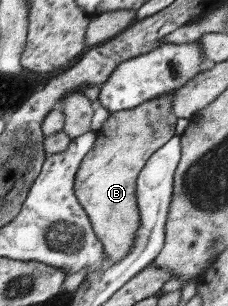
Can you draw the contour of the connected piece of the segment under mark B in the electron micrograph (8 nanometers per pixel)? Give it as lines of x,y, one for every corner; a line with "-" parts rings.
166,93
138,107
111,112
105,127
96,131
94,148
84,157
75,177
75,197
92,227
102,241
105,263
114,266
124,260
140,229
140,214
137,204
137,179
148,159
163,147
174,135
180,121
172,115
174,93

